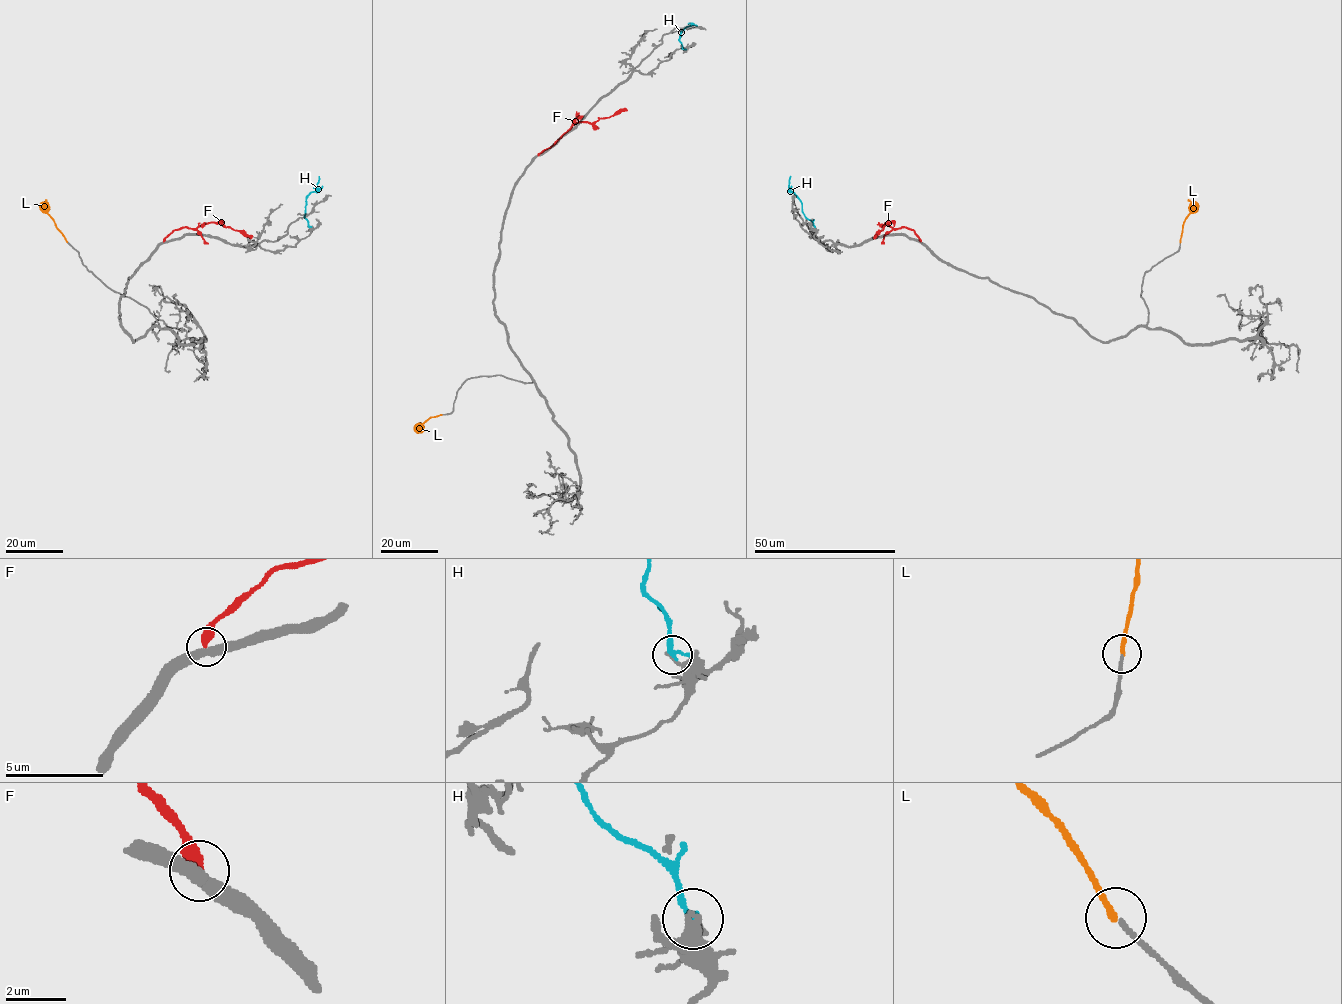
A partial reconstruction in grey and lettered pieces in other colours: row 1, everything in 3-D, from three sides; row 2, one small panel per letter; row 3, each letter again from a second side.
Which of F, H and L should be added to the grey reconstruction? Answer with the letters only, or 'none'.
L

